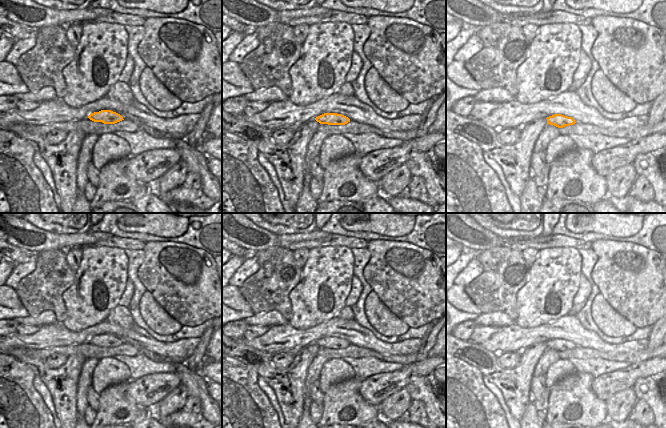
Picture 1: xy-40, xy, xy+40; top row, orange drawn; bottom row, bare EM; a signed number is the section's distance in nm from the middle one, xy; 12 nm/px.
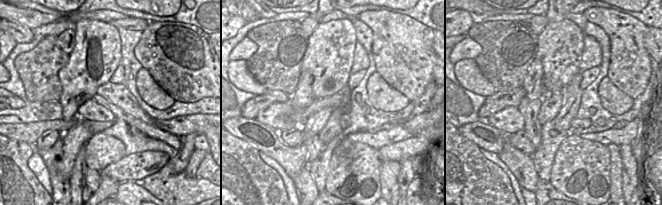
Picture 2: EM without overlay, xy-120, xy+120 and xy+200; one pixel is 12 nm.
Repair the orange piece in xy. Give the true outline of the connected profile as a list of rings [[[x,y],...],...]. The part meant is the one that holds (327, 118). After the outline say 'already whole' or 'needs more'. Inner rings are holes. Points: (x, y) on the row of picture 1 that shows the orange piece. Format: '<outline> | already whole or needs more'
[[[324,113],[315,118],[320,124],[328,125],[345,125],[350,122],[350,119],[342,114],[337,113]]] | already whole

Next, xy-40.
[[[101,110],[99,112],[94,112],[90,114],[88,118],[94,122],[102,122],[104,124],[115,124],[124,120],[120,114],[111,110]]] | already whole

